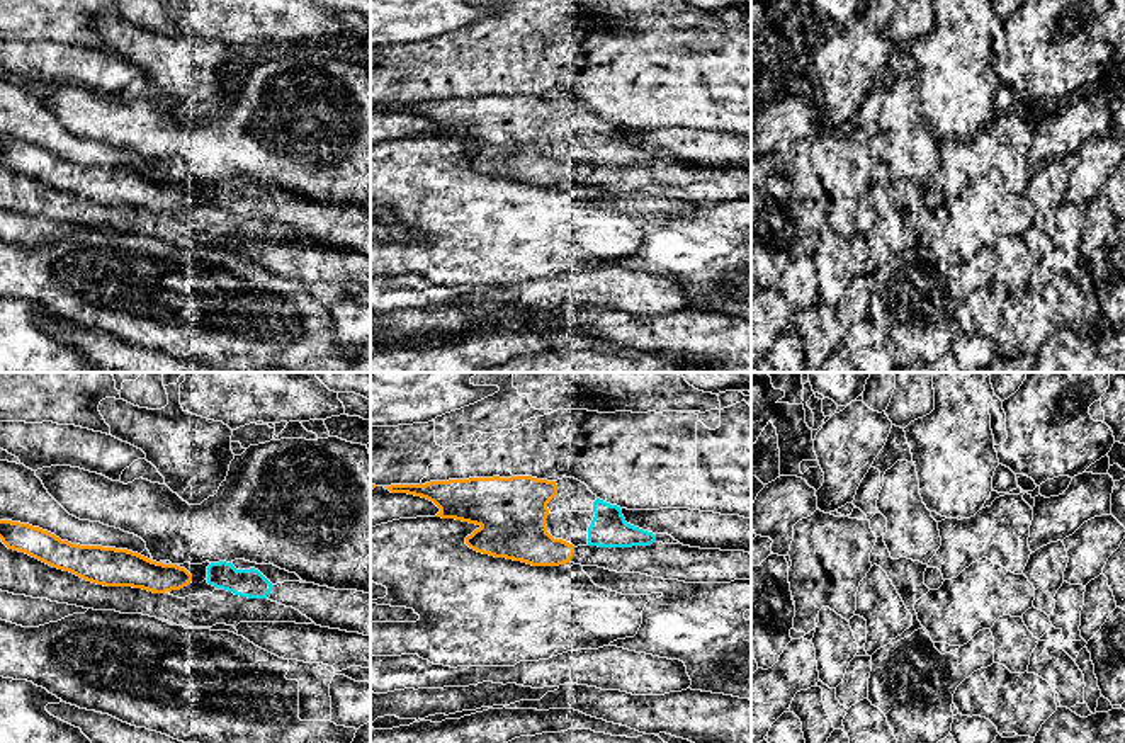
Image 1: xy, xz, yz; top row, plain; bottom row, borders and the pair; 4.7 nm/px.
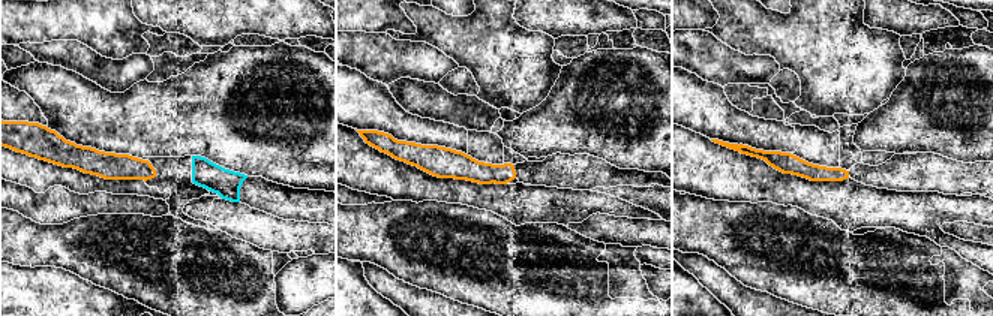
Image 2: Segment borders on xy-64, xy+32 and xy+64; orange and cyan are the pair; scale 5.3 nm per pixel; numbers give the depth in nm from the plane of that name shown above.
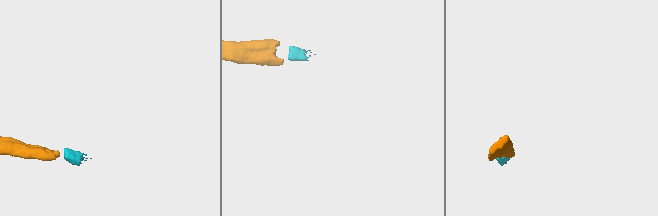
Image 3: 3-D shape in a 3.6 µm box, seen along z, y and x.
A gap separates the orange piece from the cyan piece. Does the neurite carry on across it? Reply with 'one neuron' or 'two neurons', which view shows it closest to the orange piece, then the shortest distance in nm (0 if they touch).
one neuron; view xz; gap 70 nm

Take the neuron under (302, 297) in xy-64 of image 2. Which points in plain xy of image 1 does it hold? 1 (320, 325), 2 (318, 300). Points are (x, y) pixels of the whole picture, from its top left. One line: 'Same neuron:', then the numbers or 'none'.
Same neuron: none

